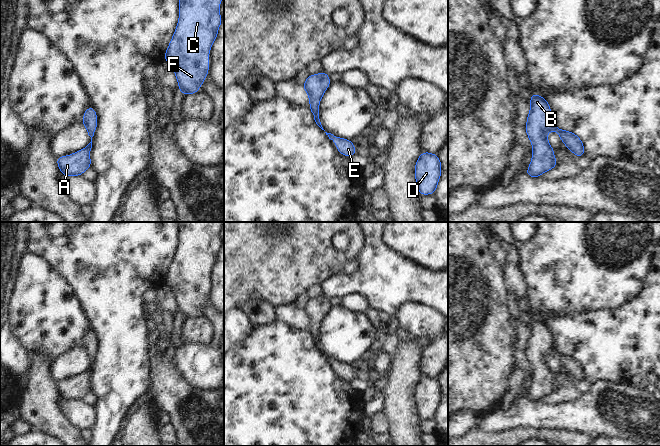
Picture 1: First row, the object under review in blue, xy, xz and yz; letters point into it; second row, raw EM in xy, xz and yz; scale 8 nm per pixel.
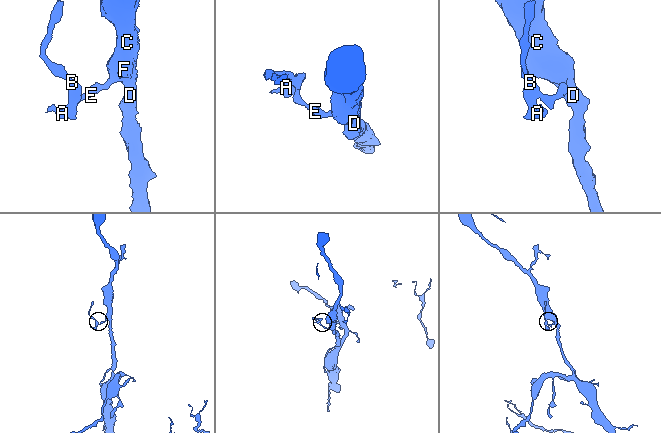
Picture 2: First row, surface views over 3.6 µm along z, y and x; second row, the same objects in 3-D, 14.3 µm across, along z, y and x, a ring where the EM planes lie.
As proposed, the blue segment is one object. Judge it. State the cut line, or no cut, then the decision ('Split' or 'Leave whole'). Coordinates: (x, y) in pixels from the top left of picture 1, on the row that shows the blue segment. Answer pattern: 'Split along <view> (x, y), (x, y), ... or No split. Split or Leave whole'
No split. Leave whole

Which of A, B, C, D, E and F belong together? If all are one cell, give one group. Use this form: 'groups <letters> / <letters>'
groups A B C D E F

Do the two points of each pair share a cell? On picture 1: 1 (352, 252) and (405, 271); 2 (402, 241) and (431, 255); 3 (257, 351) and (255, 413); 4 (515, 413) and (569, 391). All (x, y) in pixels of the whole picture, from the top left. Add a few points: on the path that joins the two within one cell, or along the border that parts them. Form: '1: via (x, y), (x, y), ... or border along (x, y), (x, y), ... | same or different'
1: border along (362, 232), (364, 247), (355, 257) | different
2: via (409, 241), (417, 241), (424, 248) | same
3: via (260, 366), (260, 398) | same
4: border along (538, 401), (543, 403), (566, 402) | different

